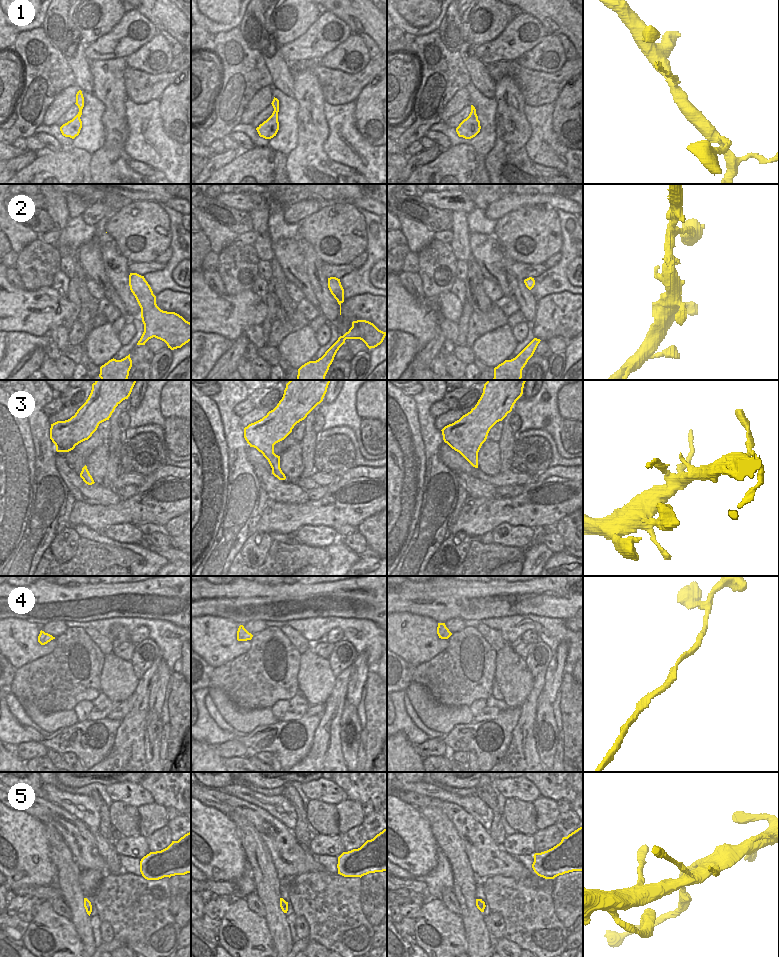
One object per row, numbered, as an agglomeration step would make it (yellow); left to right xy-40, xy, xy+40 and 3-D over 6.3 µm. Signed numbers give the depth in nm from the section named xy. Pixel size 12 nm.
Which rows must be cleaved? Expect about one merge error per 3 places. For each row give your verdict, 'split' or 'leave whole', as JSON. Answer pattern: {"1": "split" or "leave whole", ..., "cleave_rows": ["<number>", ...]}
{"1": "leave whole", "2": "leave whole", "3": "leave whole", "4": "leave whole", "5": "split", "cleave_rows": ["5"]}

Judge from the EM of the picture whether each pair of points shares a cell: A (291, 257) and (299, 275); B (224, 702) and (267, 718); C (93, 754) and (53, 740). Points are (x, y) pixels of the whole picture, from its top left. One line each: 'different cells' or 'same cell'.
A: same cell
B: same cell
C: same cell

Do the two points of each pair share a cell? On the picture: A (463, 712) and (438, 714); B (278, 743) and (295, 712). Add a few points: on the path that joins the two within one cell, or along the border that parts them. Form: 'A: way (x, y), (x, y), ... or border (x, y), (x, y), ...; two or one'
A: way (457, 714), (444, 714); one
B: border (304, 715), (298, 719), (277, 721); two

